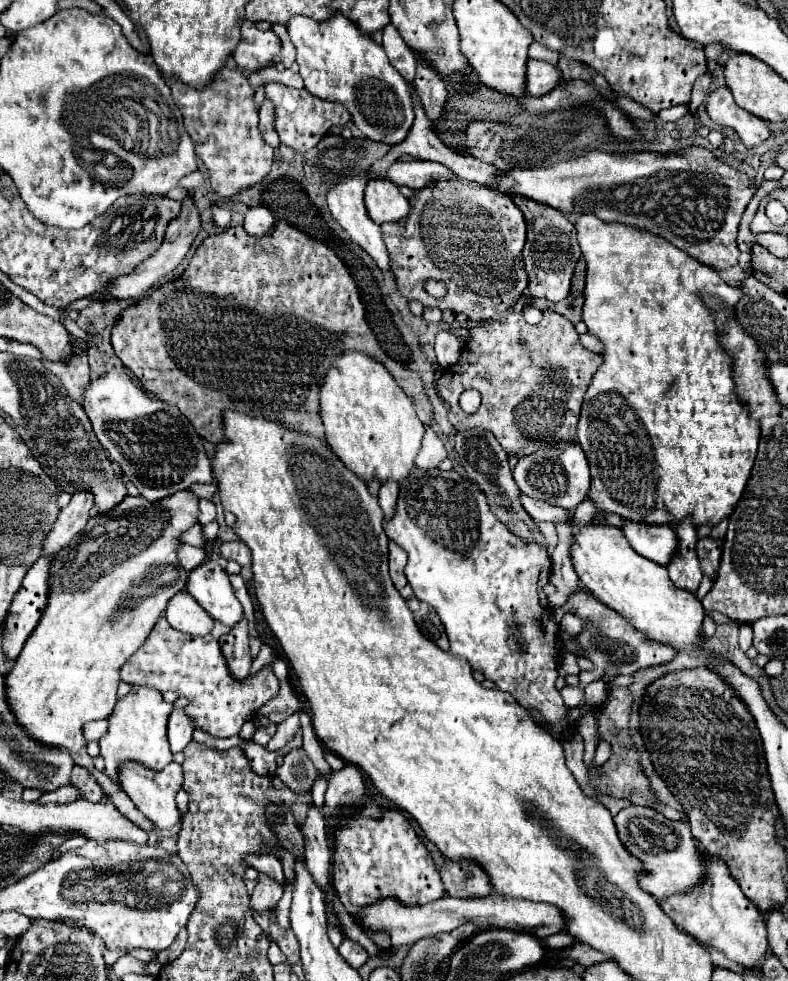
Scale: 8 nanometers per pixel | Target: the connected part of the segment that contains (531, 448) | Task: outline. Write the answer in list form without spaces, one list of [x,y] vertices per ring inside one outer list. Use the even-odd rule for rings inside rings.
[[[544,310],[540,324],[528,324],[520,312],[506,312],[492,322],[470,328],[470,340],[464,344],[458,362],[448,366],[440,376],[438,392],[442,400],[448,402],[448,420],[458,432],[466,432],[470,428],[490,430],[508,456],[522,458],[540,448],[558,446],[562,442],[574,444],[582,398],[600,364],[602,356],[586,350],[578,342],[578,332],[574,330],[572,322],[554,310]],[[468,388],[474,388],[482,394],[482,404],[474,414],[466,414],[460,408],[460,394]]]

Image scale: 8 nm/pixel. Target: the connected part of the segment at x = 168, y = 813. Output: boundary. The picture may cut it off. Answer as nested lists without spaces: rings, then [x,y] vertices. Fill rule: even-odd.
[[[170,762],[162,772],[150,772],[148,768],[138,768],[138,764],[130,764],[130,768],[122,768],[122,790],[130,796],[136,808],[152,820],[158,828],[172,830],[176,824],[182,822],[182,812],[176,806],[176,794],[182,788],[182,766]]]

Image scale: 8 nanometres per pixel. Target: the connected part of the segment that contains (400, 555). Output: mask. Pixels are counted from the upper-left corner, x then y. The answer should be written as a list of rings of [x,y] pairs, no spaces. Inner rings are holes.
[[[390,540],[390,544],[388,544],[388,548],[390,548],[390,578],[392,578],[392,582],[394,582],[394,586],[398,588],[398,590],[402,590],[404,586],[406,586],[406,576],[404,576],[404,566],[406,566],[406,552],[396,544],[396,542],[392,542]]]

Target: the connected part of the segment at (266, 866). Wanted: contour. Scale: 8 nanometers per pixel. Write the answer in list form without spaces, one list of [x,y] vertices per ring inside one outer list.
[[[262,854],[262,856],[250,856],[250,858],[246,858],[246,862],[248,862],[248,866],[270,876],[274,882],[278,882],[284,888],[284,872],[282,872],[282,864],[278,858],[270,856],[270,854]]]

